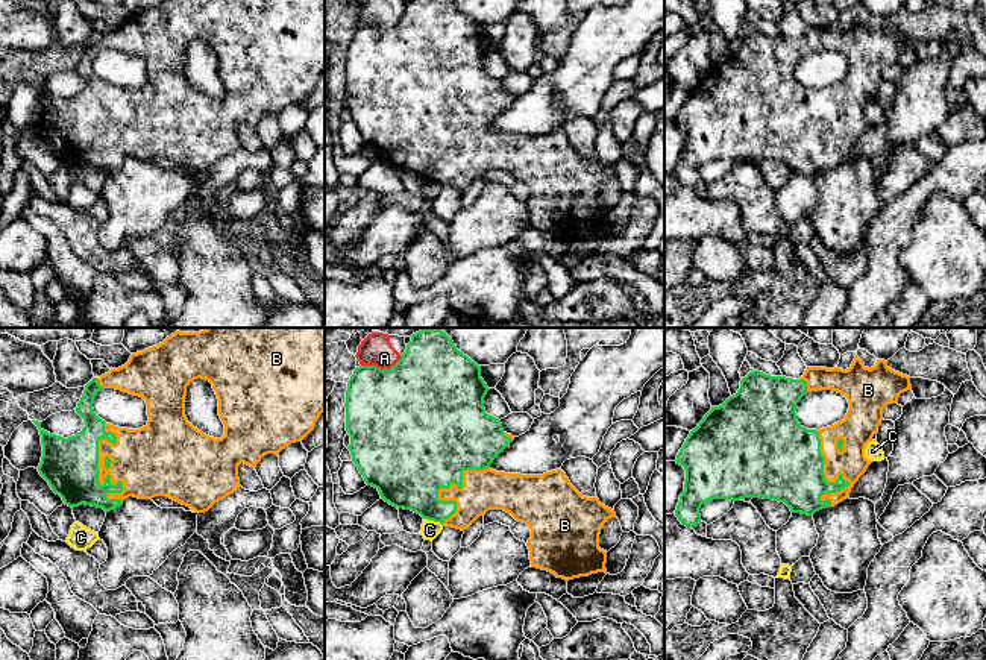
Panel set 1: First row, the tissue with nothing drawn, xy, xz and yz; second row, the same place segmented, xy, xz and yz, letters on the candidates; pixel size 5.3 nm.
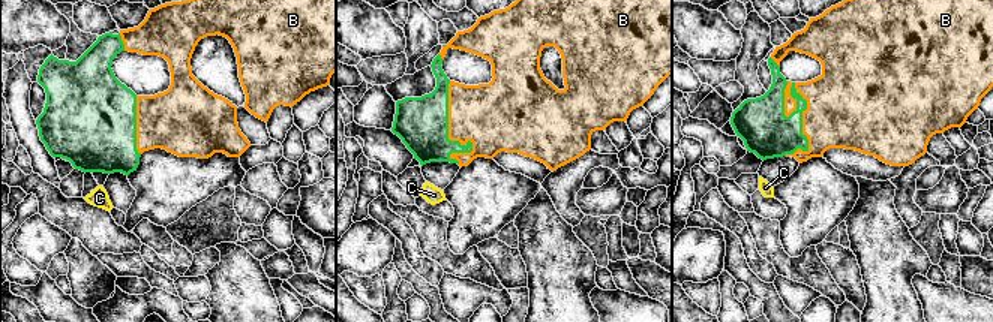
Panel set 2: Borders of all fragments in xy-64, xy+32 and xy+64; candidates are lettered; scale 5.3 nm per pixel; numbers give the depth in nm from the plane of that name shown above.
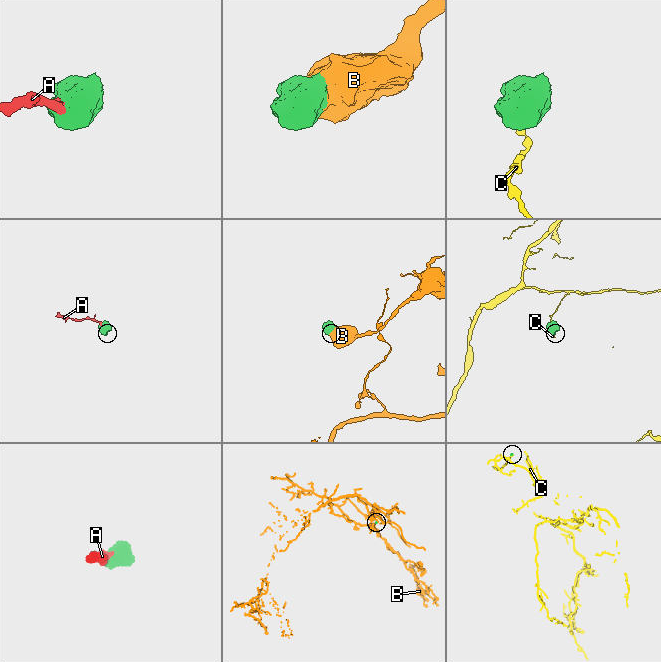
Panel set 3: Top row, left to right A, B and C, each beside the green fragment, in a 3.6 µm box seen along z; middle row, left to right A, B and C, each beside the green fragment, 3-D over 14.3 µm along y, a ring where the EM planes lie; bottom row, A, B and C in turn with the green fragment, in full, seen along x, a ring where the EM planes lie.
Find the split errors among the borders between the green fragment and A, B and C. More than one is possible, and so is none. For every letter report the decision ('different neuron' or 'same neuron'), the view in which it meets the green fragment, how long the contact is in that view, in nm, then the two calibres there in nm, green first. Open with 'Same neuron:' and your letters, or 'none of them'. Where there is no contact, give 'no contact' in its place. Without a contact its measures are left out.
Same neuron: B
A: different neuron; contact in xz; length 240 nm; calibres 500 and 170 nm
B: same neuron; contact in xy; length 440 nm; calibres 300 and 320 nm
C: different neuron; contact in xz; length 110 nm; calibres 320 and 100 nm

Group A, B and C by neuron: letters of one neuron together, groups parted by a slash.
A / B / C

